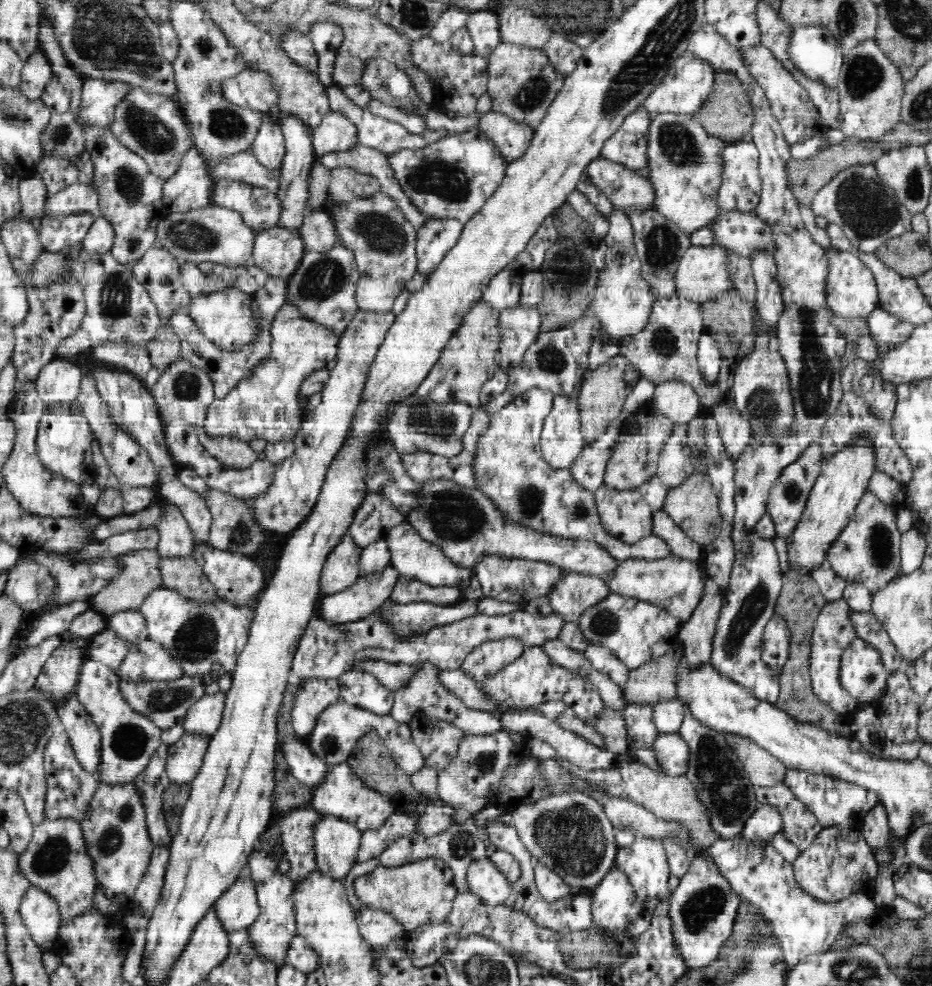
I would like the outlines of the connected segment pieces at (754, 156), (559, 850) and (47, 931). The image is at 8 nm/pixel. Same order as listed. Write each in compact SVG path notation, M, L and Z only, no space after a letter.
M732 142L722 150L721 158L723 171L717 197L718 205L726 211L755 212L761 194L759 152L756 145L753 142Z
M581 792L551 794L529 804L519 805L512 812L512 825L517 830L520 841L531 853L535 864L544 864L548 869L559 874L566 883L574 888L594 889L602 878L613 868L619 850L615 840L615 828L605 815L602 805Z
M31 887L22 898L19 915L34 942L50 952L61 927L58 904L47 892Z

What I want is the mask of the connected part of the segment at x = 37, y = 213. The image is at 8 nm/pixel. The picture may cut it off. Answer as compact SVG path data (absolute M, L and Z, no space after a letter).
M39 175L18 182L22 219L40 219L45 205L47 186Z

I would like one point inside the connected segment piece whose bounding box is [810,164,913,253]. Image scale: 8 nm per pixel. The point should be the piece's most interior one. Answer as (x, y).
(866, 209)

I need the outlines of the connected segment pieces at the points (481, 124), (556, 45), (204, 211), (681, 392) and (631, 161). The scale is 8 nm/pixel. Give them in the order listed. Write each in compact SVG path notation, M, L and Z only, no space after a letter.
M492 110L479 116L478 129L494 141L508 164L522 158L534 134L531 126L519 124L514 119Z
M552 31L544 49L548 59L550 59L549 63L564 78L576 68L585 51L585 48L580 48L574 44L574 41L566 40L566 37L558 35L554 31Z
M214 204L184 214L168 214L168 218L159 221L156 228L156 237L160 238L170 254L181 261L195 262L201 267L212 263L232 268L251 264L255 233L238 212Z
M678 380L658 384L653 403L658 411L664 413L675 424L688 424L690 420L697 418L701 406L694 388Z
M644 106L631 112L620 128L603 144L600 156L629 170L638 171L647 166L647 133L652 114Z

